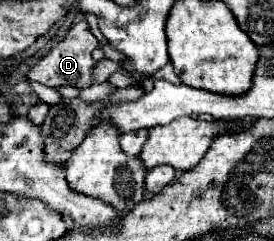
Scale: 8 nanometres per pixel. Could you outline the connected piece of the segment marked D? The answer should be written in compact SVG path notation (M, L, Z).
M82 20L78 24L74 24L66 38L62 42L58 42L44 58L40 58L40 62L29 71L27 78L32 82L40 82L40 84L46 84L50 88L60 88L60 86L74 86L78 90L82 88L88 88L92 86L94 82L94 66L96 66L96 60L92 58L92 50L96 48L96 36L90 32L88 24Z

